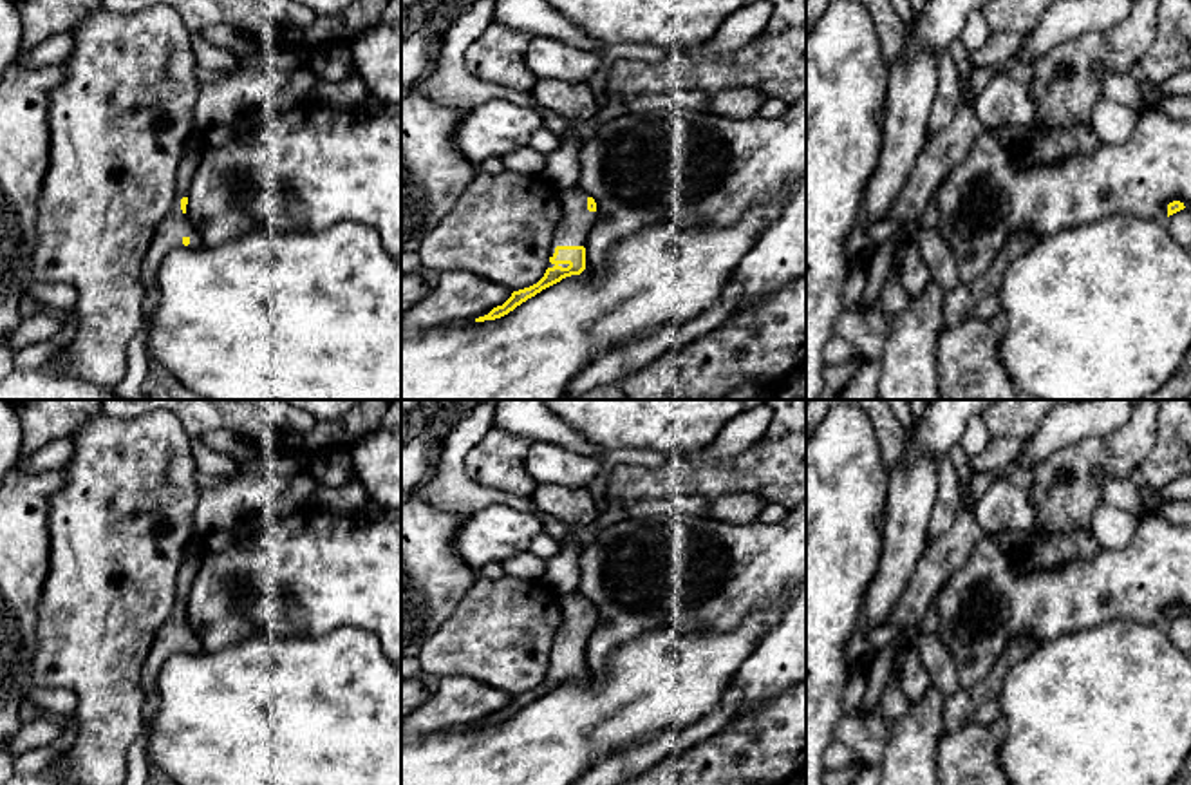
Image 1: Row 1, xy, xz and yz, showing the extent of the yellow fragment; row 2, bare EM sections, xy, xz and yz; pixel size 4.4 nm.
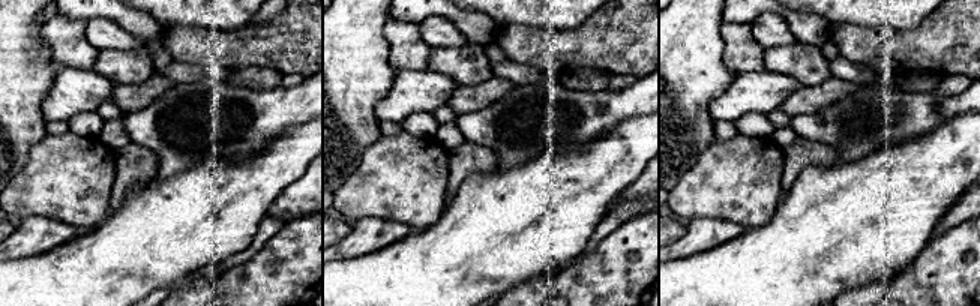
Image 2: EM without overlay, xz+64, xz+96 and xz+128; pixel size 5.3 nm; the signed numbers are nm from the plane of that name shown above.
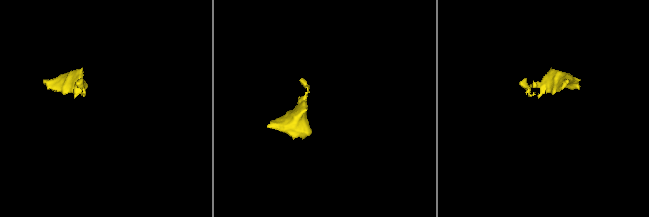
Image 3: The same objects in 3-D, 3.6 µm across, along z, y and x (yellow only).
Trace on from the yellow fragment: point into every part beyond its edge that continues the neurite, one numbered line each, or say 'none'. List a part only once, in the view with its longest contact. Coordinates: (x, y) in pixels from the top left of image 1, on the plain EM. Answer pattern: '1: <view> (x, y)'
1: xz (577, 626)

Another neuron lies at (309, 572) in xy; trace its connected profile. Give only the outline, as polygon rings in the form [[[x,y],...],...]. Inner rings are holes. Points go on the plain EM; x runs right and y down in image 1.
[[[314,506],[284,514],[275,508],[248,519],[235,534],[202,539],[201,568],[188,595],[186,620],[206,651],[253,635],[329,635],[342,626],[372,633],[383,655],[401,662],[401,521],[342,515]]]

